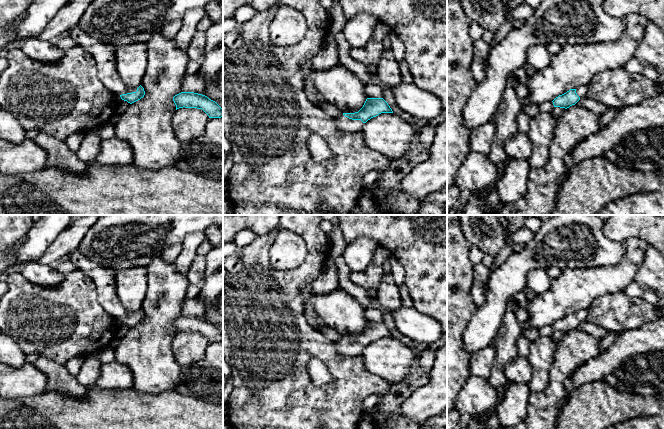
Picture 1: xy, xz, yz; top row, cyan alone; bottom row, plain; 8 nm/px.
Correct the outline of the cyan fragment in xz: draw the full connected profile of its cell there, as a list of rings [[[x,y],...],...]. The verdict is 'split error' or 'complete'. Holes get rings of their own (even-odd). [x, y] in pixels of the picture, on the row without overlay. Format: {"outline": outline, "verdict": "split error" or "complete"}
{"outline": [[[367,322],[358,336],[343,337],[333,344],[340,356],[359,356],[364,347],[381,337],[393,337],[393,335],[383,322]]], "verdict": "split error"}

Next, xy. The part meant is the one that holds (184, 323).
{"outline": [[[181,316],[173,321],[176,334],[179,332],[202,333],[209,342],[223,341],[223,333],[207,320],[194,316]]], "verdict": "complete"}

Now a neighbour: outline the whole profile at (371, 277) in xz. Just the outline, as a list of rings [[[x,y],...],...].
[[[379,247],[375,252],[373,260],[362,272],[351,272],[349,279],[356,285],[369,289],[378,289],[384,274],[383,264],[390,256],[386,248]]]

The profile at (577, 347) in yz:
[[[576,328],[567,332],[557,344],[548,387],[531,392],[526,419],[504,429],[556,429],[558,412],[569,398],[564,383],[579,366],[602,353],[600,341]]]

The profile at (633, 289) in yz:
[[[633,280],[631,283],[629,283],[627,285],[627,287],[624,289],[624,293],[630,297],[630,298],[634,298],[634,297],[642,297],[642,293],[643,293],[643,289],[640,287],[640,285]]]

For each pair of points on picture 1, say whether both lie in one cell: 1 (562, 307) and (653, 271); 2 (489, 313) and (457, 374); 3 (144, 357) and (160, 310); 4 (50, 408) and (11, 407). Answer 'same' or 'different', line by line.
1: different
2: different
3: same
4: same

